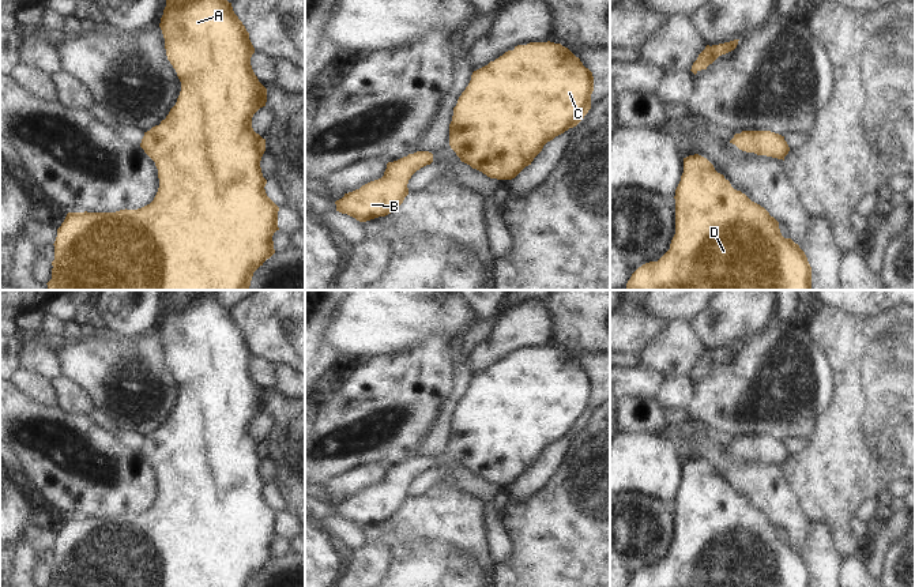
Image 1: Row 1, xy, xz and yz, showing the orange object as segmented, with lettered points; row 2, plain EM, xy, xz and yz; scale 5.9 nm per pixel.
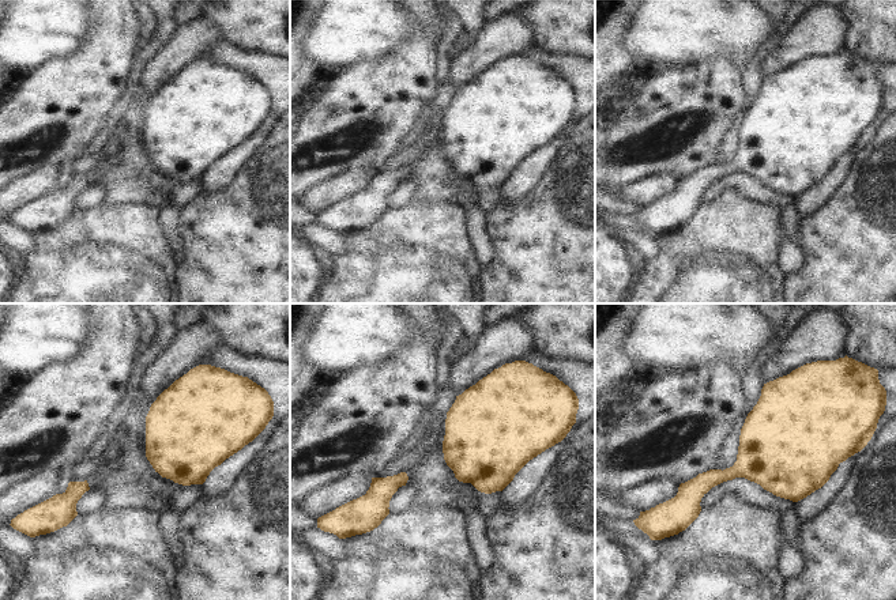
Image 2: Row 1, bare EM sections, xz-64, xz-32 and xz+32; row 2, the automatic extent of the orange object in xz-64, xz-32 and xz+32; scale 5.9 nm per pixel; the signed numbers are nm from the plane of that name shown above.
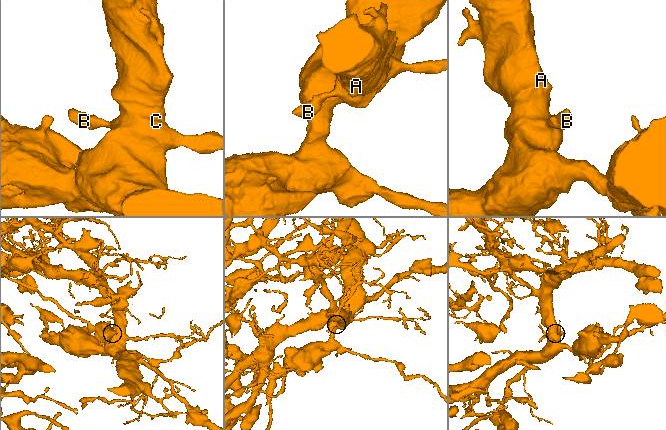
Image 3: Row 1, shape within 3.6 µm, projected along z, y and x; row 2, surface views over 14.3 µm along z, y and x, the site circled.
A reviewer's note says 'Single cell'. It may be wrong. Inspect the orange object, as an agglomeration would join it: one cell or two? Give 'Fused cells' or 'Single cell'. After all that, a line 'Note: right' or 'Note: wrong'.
Single cell
Note: right

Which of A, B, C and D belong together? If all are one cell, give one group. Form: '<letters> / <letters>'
A B C D

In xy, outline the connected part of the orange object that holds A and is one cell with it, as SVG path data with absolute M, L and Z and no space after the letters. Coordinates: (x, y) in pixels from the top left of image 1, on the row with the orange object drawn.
M166 0L159 27L165 38L166 56L181 82L181 91L176 105L159 125L144 132L140 147L155 162L159 188L154 200L138 210L116 212L68 212L57 229L54 241L54 260L48 290L249 290L253 272L274 253L272 236L278 227L279 207L267 196L260 161L266 151L266 139L252 128L253 114L267 102L267 89L255 75L251 57L255 48L242 22L234 14L227 0Z

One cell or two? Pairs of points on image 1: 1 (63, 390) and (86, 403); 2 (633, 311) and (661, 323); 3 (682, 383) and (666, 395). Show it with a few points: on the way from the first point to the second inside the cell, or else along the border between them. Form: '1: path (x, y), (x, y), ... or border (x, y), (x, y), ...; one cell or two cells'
1: path (68, 394), (81, 402); one cell
2: path (640, 318), (646, 323), (654, 323); one cell
3: path (678, 387), (670, 394); one cell

